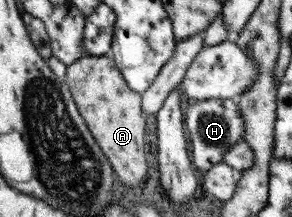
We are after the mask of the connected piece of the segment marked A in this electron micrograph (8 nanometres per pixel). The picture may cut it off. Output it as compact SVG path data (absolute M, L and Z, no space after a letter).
M84 55L70 66L64 82L73 96L78 112L89 131L110 160L114 172L126 186L134 187L146 174L144 158L145 116L141 110L141 94L133 92L122 78L120 69L110 55Z

